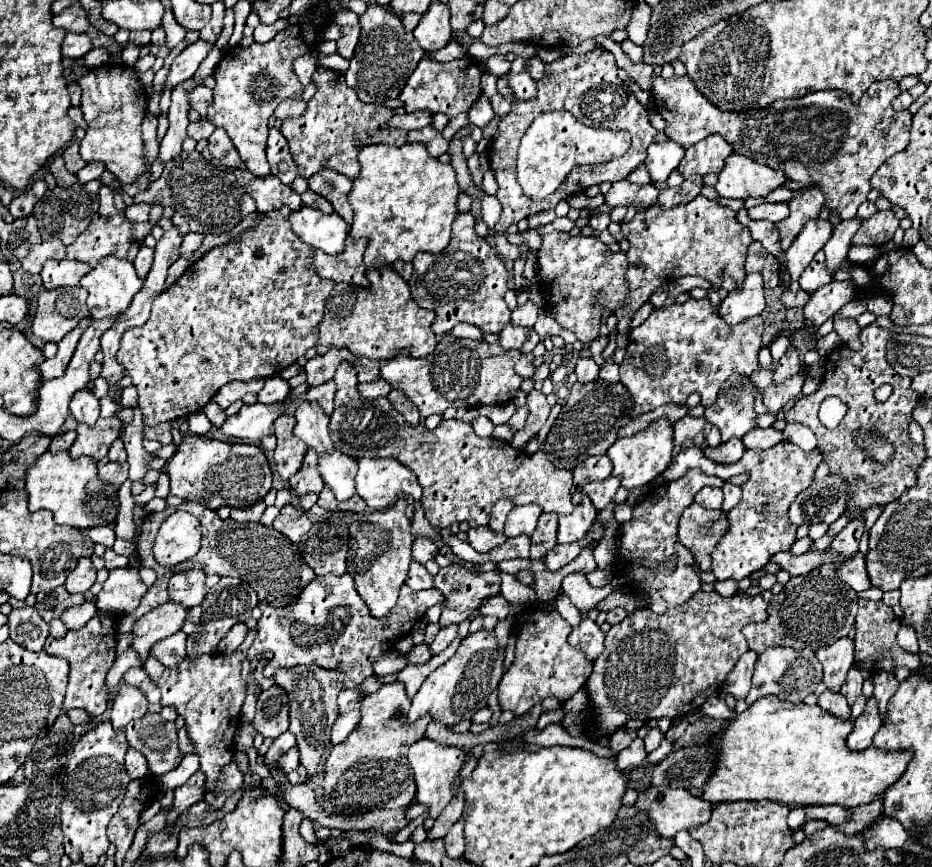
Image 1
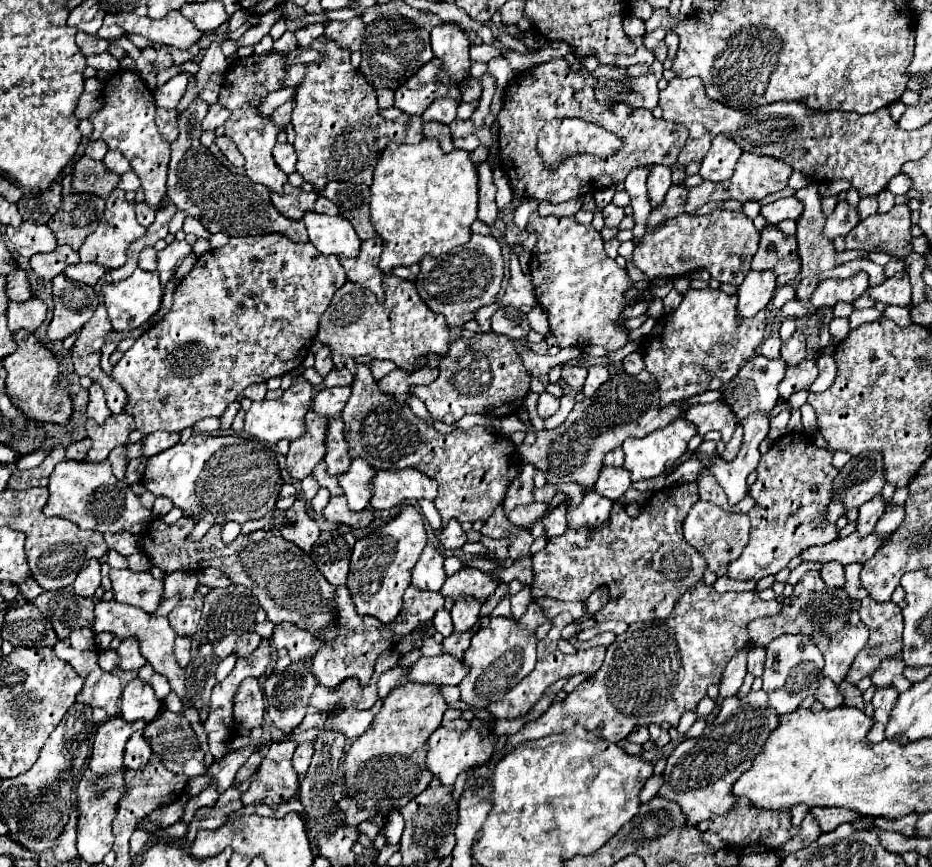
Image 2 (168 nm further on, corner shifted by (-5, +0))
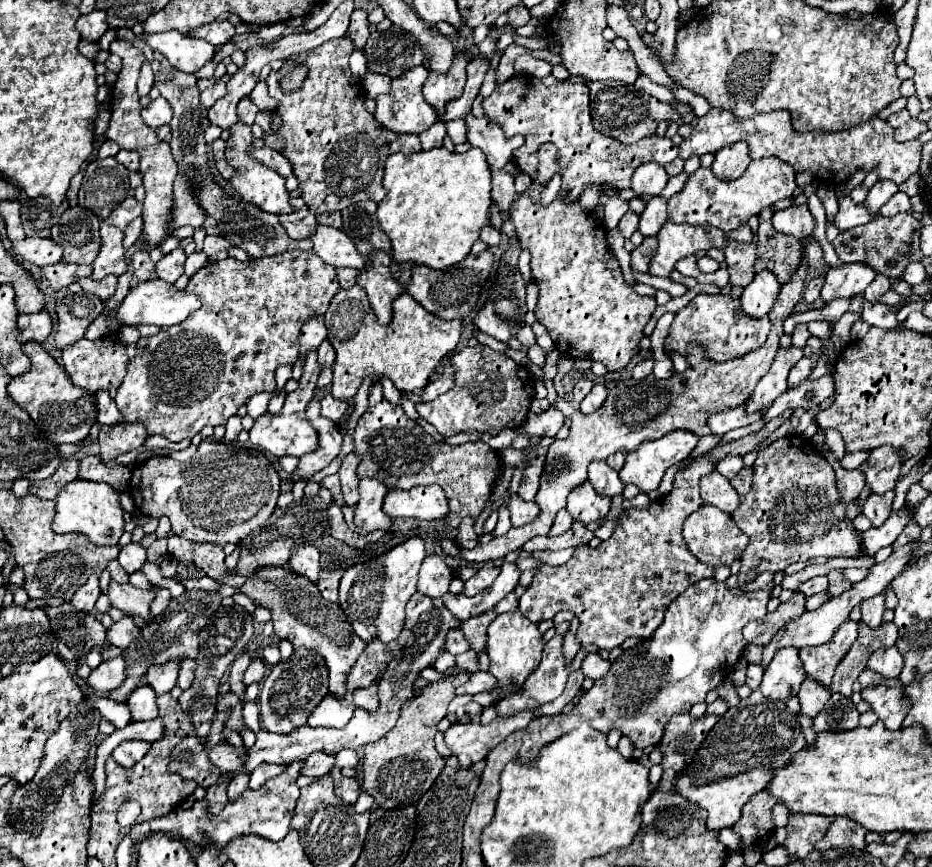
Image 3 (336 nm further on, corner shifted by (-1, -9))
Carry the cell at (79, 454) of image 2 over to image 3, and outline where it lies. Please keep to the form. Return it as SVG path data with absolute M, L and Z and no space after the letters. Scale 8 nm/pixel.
M85 456L79 460L79 478L93 482L107 482L115 490L127 488L131 474L127 466L115 462L101 462L97 456Z

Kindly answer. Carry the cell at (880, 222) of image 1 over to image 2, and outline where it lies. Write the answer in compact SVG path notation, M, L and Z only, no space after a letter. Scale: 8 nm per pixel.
M895 205L887 213L869 215L849 231L845 237L845 249L889 253L903 259L913 251L911 239L911 209L907 205Z

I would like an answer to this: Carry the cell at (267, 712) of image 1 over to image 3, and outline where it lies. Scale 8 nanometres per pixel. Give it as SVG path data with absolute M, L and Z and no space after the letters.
M297 648L287 662L279 662L271 674L265 678L259 694L259 710L261 722L267 732L291 732L291 728L299 728L307 722L311 708L319 704L323 692L327 692L327 666L323 664L321 656L315 652L307 652L307 648Z

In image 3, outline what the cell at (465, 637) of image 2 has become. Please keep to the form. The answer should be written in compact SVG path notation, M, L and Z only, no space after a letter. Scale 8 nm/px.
M491 610L491 612L485 612L485 616L477 616L477 618L471 618L471 620L461 624L461 632L465 634L467 642L471 644L471 650L475 650L475 652L485 650L483 636L485 636L487 626L491 624L493 618L495 618L495 612Z

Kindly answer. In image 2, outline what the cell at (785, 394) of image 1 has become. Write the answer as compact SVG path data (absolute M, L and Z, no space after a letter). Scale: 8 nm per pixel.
M803 359L803 363L799 363L795 367L789 367L783 383L779 385L781 399L787 399L795 391L801 391L801 389L809 387L817 379L817 375L819 375L819 371L817 371L817 363L813 359Z

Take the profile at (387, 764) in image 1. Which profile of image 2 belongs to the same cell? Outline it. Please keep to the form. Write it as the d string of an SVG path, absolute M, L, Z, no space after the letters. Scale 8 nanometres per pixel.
M407 681L389 691L383 709L375 715L371 727L349 747L345 757L345 787L361 809L379 805L383 811L399 809L415 799L431 783L427 771L427 739L441 725L447 703L441 687Z

